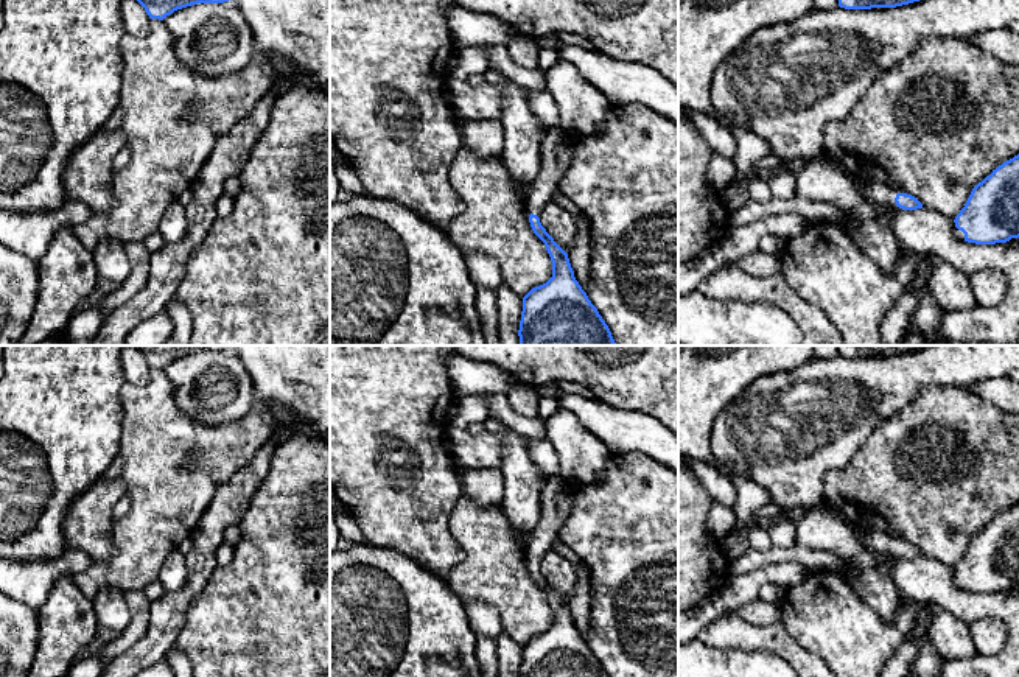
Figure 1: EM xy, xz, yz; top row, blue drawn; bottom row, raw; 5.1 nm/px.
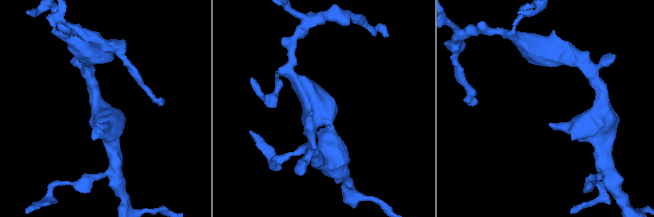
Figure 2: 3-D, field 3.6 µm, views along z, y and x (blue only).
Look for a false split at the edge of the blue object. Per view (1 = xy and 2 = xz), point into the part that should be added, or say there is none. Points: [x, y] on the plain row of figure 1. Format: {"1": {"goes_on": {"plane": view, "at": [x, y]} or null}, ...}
{"1": {"goes_on": null}, "2": {"goes_on": {"plane": "xz", "at": [554, 503]}}}

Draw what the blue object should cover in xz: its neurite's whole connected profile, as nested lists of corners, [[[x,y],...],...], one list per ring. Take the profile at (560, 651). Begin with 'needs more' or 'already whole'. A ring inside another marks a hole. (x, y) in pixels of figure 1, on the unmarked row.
needs more; [[[548,476],[540,496],[540,521],[532,531],[526,557],[534,582],[545,591],[552,610],[552,626],[523,646],[520,677],[608,677],[597,657],[574,626],[568,602],[540,571],[540,562],[552,548],[569,517],[566,481]]]

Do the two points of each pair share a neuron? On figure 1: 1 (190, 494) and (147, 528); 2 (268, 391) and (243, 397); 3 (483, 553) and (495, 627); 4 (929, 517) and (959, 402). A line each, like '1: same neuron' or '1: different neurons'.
1: same neuron
2: different neurons
3: different neurons
4: same neuron

